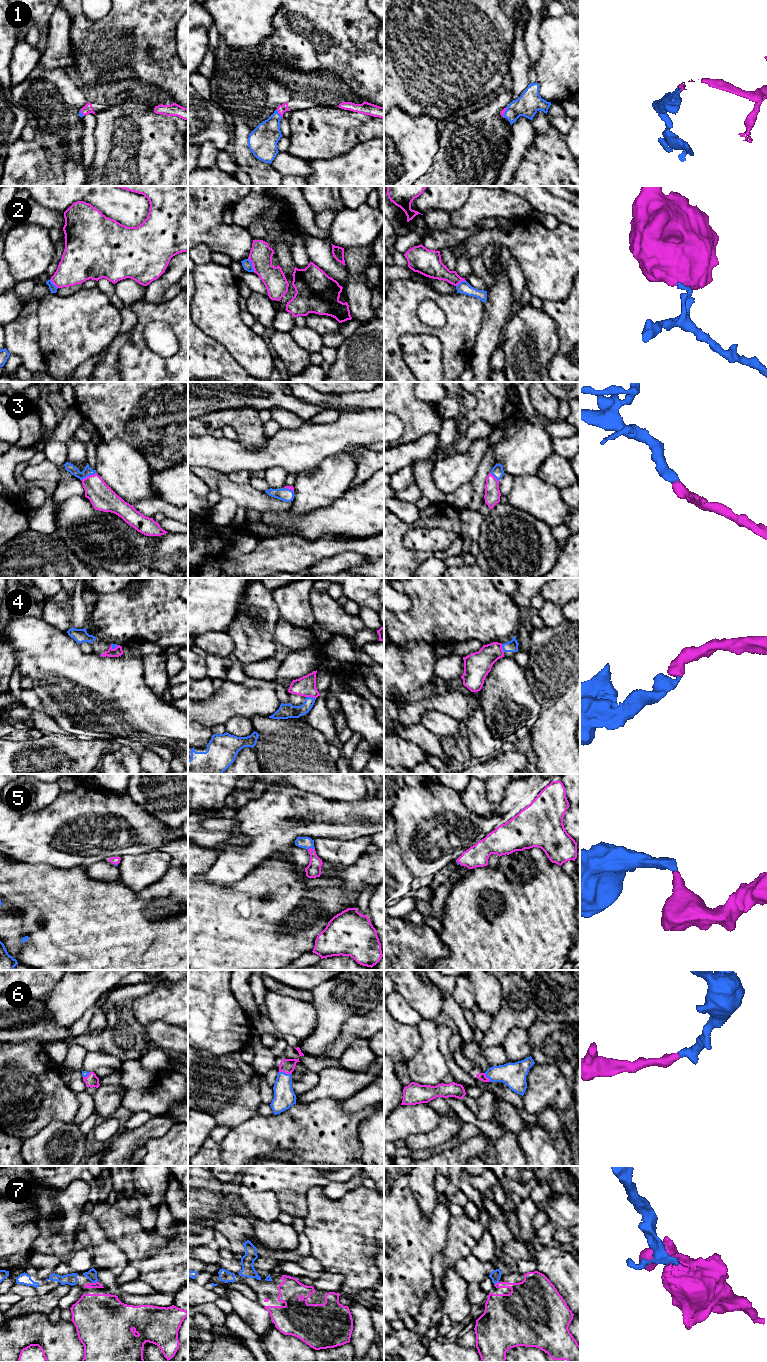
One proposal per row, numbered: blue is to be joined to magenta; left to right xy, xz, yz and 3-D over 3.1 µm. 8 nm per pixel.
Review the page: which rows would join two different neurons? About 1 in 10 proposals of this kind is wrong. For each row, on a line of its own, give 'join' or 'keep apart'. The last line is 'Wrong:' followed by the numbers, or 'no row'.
1: join
2: keep apart
3: join
4: join
5: join
6: join
7: join
Wrong: 2

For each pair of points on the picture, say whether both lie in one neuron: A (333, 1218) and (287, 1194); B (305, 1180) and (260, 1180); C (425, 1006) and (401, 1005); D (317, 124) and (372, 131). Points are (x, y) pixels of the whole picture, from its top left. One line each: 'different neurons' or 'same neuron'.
A: different neurons
B: same neuron
C: different neurons
D: same neuron

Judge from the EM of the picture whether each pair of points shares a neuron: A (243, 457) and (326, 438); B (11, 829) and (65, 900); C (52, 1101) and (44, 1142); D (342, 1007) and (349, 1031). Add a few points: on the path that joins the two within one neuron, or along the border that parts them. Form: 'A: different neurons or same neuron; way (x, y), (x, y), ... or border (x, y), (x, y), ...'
A: same neuron; way (264, 457), (280, 450), (301, 450), (305, 447)
B: different neurons; border (15, 859), (32, 864), (48, 864), (61, 869)
C: different neurons; border (71, 1122), (51, 1120), (35, 1134), (28, 1137)
D: different neurons; border (368, 1011), (349, 1017), (335, 1040)

